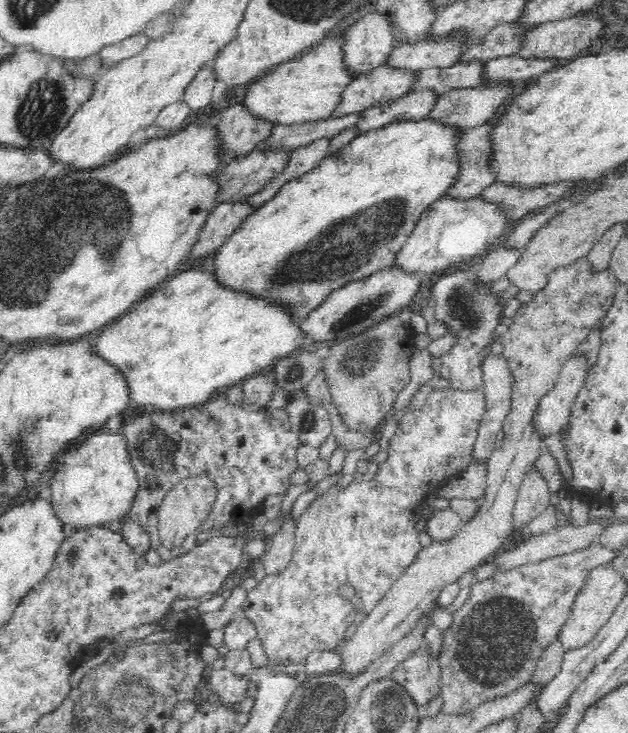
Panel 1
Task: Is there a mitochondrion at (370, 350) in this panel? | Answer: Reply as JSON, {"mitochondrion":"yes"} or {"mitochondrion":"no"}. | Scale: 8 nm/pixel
{"mitochondrion":"yes"}

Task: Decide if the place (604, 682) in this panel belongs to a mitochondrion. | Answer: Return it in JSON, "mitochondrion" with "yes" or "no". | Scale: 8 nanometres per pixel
{"mitochondrion":"no"}

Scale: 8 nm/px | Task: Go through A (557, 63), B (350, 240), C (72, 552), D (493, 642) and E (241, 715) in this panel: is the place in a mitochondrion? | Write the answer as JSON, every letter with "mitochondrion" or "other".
{"A":"other","B":"mitochondrion","C":"mitochondrion","D":"mitochondrion","E":"other"}

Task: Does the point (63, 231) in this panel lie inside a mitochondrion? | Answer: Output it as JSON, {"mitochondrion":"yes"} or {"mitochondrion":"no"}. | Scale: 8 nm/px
{"mitochondrion":"yes"}

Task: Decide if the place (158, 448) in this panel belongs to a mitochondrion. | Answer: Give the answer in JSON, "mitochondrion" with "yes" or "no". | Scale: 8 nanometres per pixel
{"mitochondrion":"yes"}

